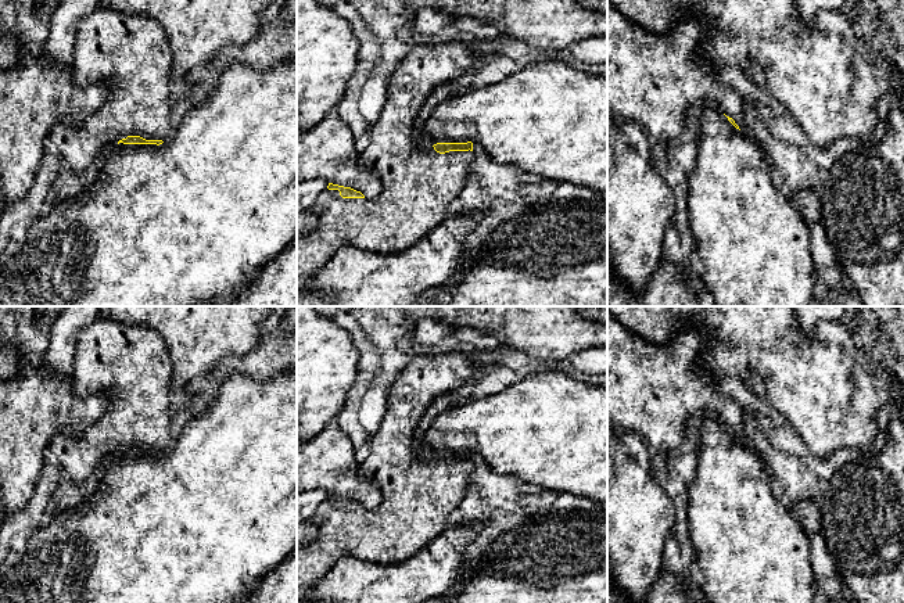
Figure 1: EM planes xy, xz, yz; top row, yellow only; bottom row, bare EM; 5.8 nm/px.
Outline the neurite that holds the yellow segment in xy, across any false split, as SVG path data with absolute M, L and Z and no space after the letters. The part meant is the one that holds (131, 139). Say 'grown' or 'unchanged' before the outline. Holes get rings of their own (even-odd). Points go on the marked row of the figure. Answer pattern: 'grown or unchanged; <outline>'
grown; M97 8L89 14L79 25L73 60L72 76L76 86L89 86L92 83L108 83L112 89L110 100L94 114L89 115L78 125L57 125L50 139L55 143L58 154L69 164L72 172L83 173L108 144L162 144L172 128L172 91L169 87L172 79L172 55L168 39L162 25L147 17L134 15L107 8Z

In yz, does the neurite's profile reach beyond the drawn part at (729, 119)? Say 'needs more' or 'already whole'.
needs more

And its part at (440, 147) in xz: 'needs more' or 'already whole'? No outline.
needs more

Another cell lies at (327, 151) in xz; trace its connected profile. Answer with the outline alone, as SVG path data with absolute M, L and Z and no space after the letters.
M336 110L309 130L297 128L297 183L316 177L351 187L365 198L383 191L380 177L360 162L355 134Z

